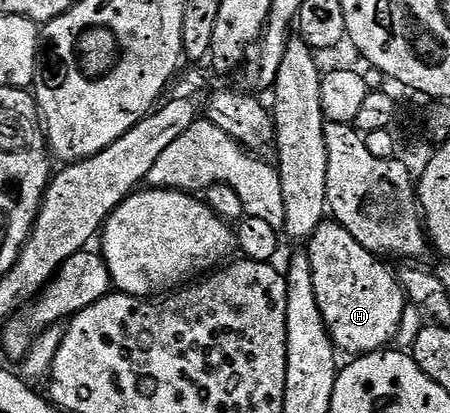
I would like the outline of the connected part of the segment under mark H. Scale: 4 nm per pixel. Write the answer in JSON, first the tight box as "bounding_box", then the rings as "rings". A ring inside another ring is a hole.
{"bounding_box":[309,220,405,356],"rings":[[[324,220],[311,233],[309,257],[313,288],[327,333],[340,351],[362,356],[382,351],[396,341],[403,322],[405,295],[400,283],[340,222]]]}

